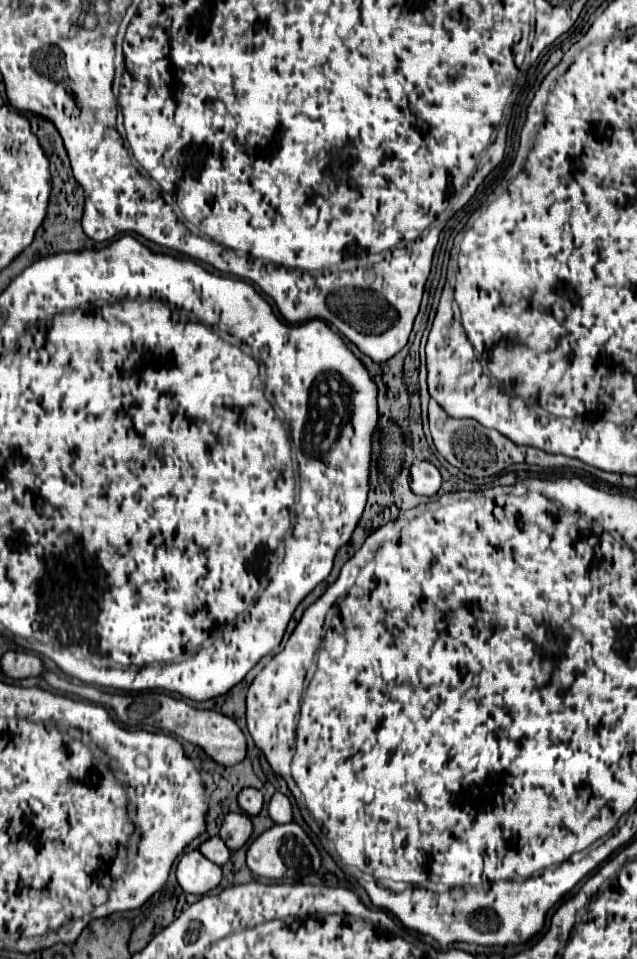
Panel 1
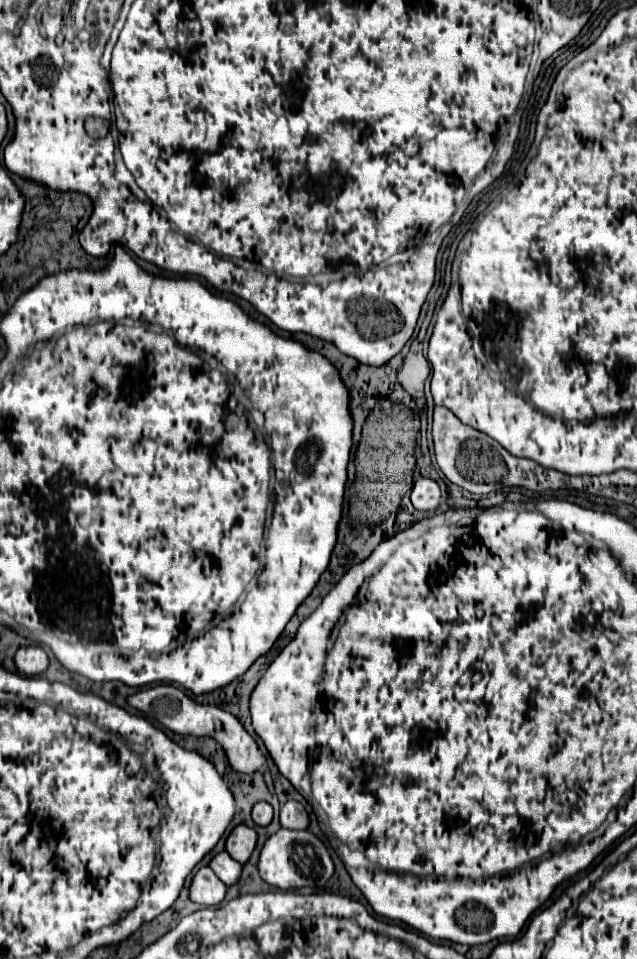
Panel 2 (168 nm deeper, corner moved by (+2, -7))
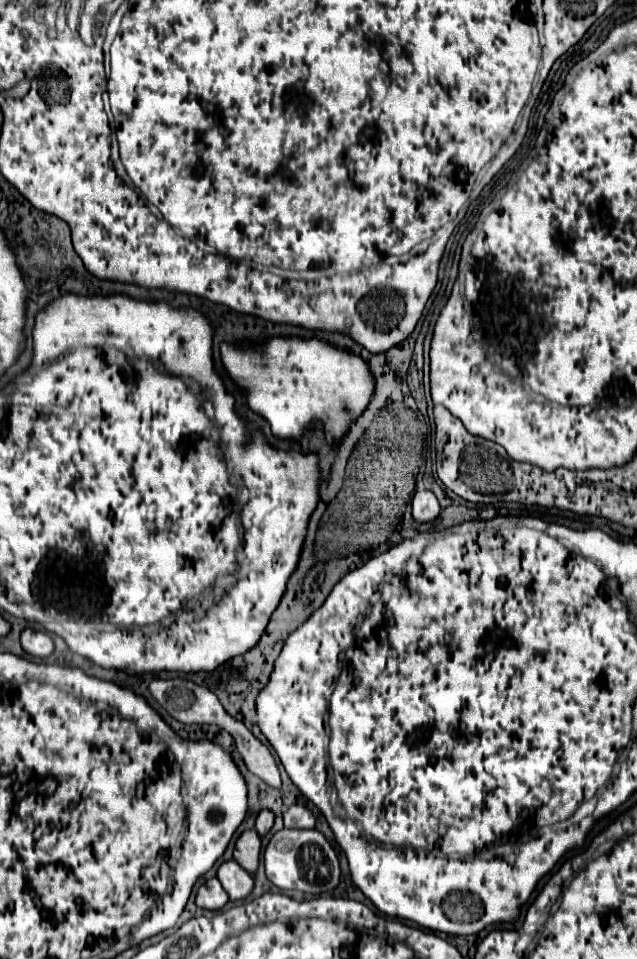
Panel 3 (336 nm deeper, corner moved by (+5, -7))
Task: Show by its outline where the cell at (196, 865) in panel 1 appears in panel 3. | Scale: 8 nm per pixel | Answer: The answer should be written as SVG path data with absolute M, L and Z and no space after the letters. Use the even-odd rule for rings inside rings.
M210 878L206 880L200 890L198 890L198 896L196 896L196 904L200 908L206 908L206 910L222 910L226 904L228 904L228 894L226 890L222 888L220 880L218 878Z

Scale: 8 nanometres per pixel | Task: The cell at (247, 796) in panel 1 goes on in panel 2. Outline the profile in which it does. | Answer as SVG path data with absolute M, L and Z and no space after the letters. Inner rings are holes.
M257 802L253 806L253 810L251 810L251 818L253 818L255 824L267 826L271 822L271 818L273 818L273 808L267 802Z

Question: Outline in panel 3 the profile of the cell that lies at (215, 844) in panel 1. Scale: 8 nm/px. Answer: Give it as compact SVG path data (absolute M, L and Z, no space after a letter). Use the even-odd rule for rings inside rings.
M234 860L224 862L218 868L218 880L222 882L222 886L228 892L232 902L244 900L252 892L252 888L254 888L252 874L248 874L244 868L240 868L238 862L234 862Z

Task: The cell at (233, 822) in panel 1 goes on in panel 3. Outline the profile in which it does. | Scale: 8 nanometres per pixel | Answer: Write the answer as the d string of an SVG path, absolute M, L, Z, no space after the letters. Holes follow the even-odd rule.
M246 830L236 840L234 860L250 874L254 874L260 864L260 846L262 846L262 842L260 842L260 836L256 830Z

